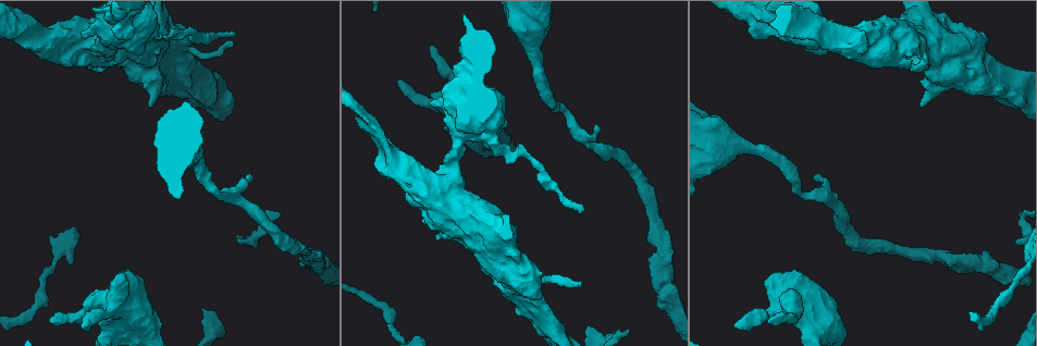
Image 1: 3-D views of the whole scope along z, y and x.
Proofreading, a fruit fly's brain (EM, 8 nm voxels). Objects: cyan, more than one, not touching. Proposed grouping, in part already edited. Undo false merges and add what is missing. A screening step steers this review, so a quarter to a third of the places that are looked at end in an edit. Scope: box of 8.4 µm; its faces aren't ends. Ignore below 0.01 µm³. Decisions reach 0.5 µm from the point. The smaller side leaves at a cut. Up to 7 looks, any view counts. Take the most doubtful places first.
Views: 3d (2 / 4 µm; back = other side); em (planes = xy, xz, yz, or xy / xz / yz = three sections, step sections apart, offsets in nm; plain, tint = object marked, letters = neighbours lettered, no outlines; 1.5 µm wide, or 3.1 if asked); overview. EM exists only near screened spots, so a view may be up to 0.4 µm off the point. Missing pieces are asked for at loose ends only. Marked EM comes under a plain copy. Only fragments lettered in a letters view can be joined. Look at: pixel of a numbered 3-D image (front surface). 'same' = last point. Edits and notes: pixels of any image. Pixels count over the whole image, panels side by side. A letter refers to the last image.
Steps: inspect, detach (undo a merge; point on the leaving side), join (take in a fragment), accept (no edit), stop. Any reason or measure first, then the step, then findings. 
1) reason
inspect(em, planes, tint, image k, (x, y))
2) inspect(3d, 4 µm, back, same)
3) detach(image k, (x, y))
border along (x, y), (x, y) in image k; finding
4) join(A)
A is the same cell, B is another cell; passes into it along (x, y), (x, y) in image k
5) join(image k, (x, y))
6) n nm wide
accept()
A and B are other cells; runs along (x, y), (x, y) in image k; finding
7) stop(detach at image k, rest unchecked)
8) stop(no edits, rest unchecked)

an open end
inspect(em, planes, letters, image 1, (50, 320))

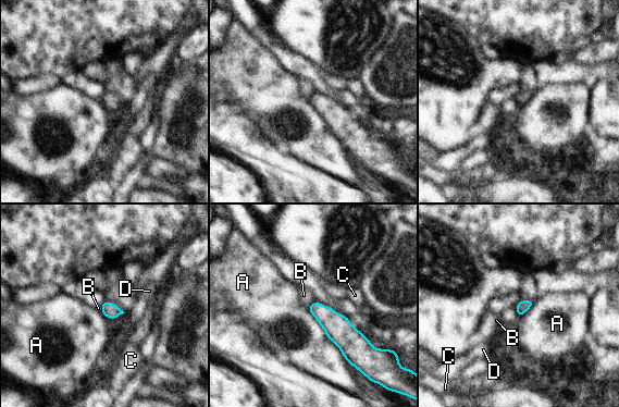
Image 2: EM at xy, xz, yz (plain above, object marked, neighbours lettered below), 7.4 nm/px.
accept()
A, B, C and D are other cells; none of them fits

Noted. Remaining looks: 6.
inspect(em, planes, letters, image 1, (764, 283))

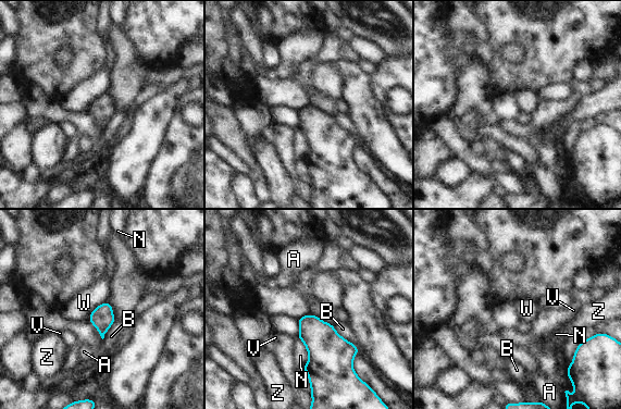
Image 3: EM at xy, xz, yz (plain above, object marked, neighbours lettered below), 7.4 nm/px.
accept()
A, B, N, V, W and Z are other cells; border along (106, 301), (101, 302), (88, 319) in image 3; none of them fits

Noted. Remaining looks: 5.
thin end
inspect(em, planes, tint, image 1, (230, 41))

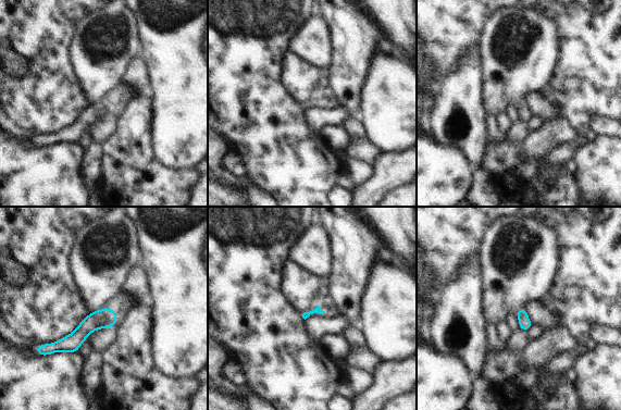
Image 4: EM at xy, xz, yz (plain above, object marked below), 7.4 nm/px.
inspect(em, planes, letters, same)

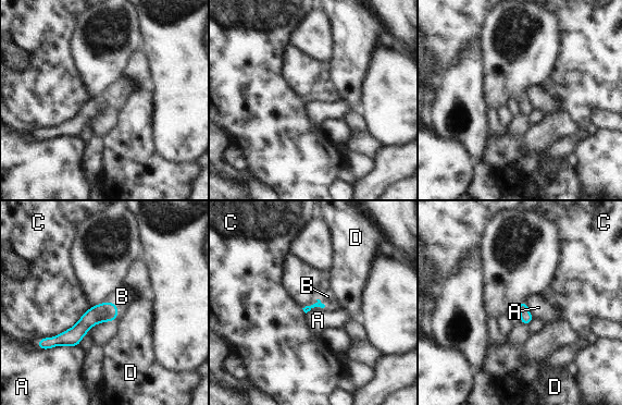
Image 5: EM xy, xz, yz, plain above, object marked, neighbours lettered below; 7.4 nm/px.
join(B)
B is the same cell, A, C and D are other cells; passes into it along (107, 311), (116, 307), (122, 296) in image 5; the neuron continues

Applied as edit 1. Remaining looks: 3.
stop(join at image 5, rest unchecked)

